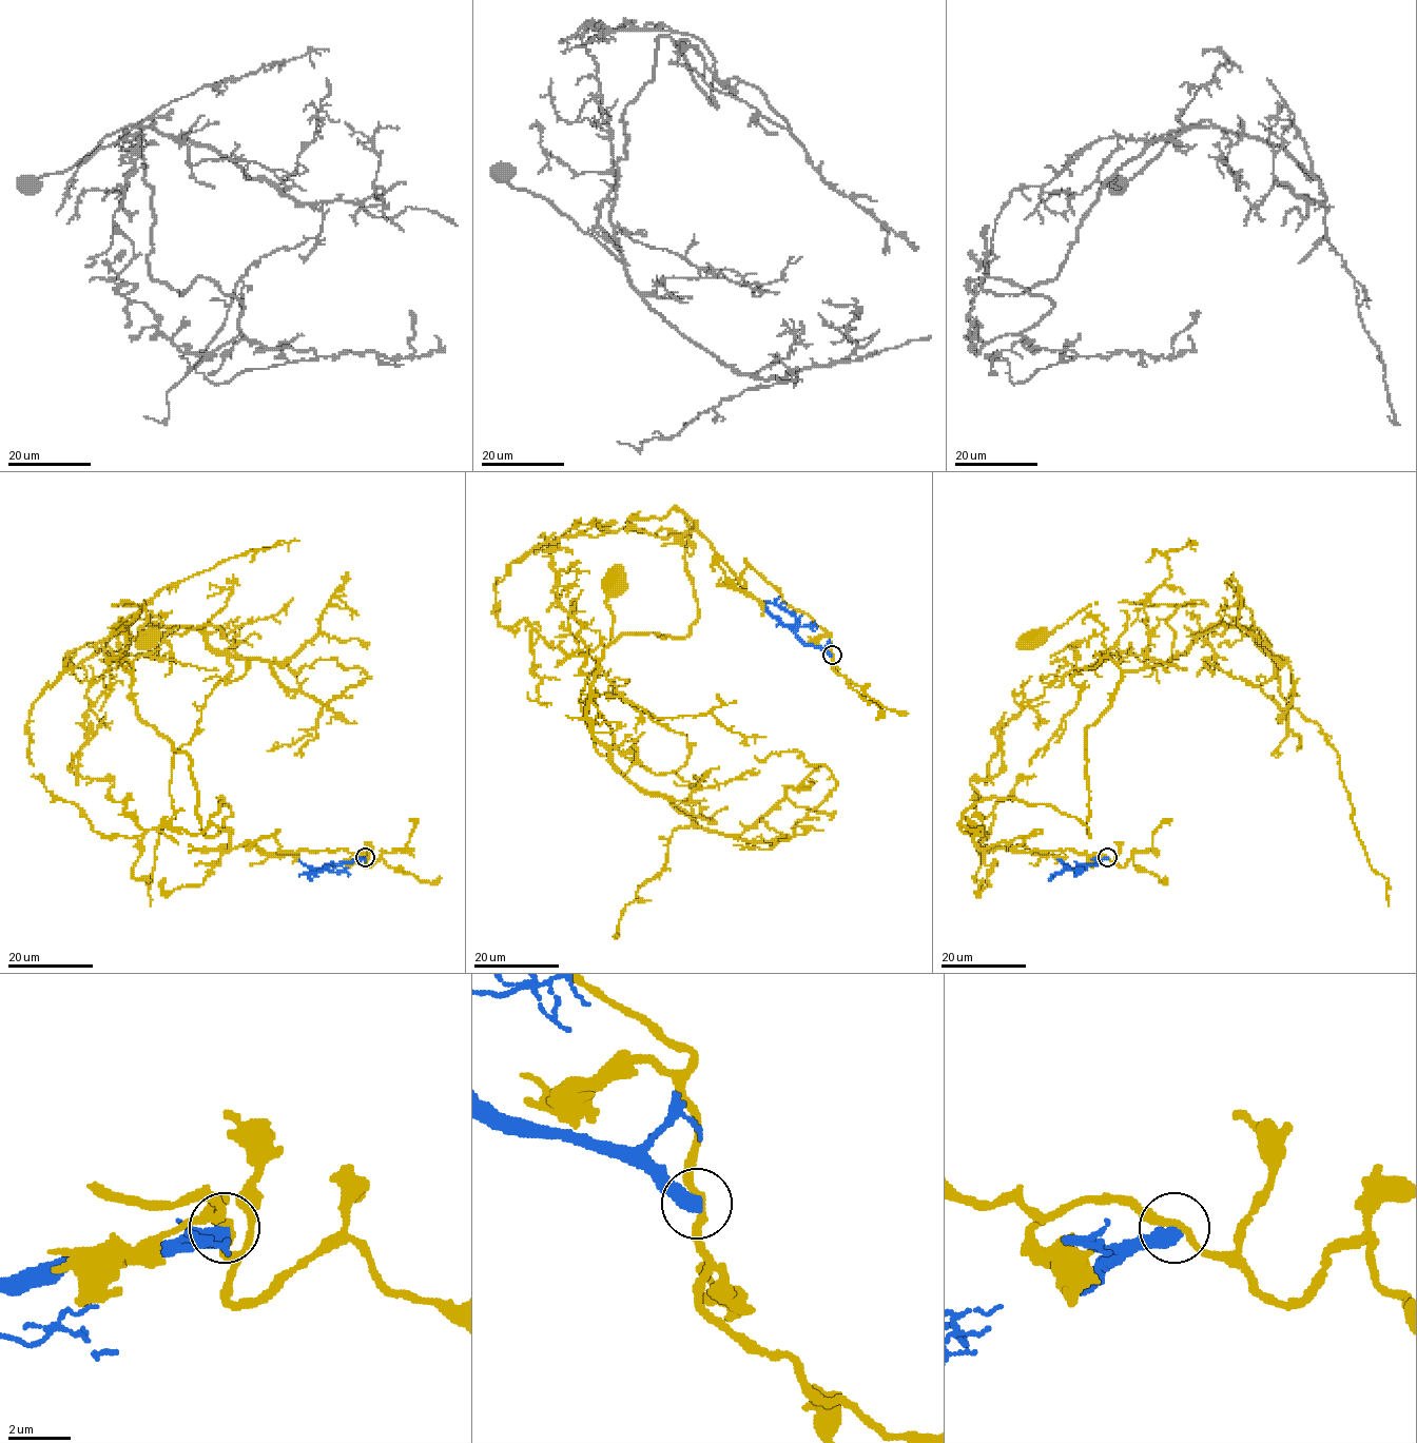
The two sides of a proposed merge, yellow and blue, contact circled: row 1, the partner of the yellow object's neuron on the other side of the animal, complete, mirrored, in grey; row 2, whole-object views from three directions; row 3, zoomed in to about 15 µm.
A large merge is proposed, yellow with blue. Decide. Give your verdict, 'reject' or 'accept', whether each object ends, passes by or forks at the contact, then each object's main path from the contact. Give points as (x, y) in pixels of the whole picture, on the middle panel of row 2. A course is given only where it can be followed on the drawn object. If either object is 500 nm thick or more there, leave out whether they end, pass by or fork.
reject; course yellow (832, 655), (679, 510), (691, 632), (622, 634), (598, 669), (573, 655), (609, 637), (614, 583); course blue (832, 655), (809, 646), (795, 632), (797, 620), (775, 602), (779, 597)

